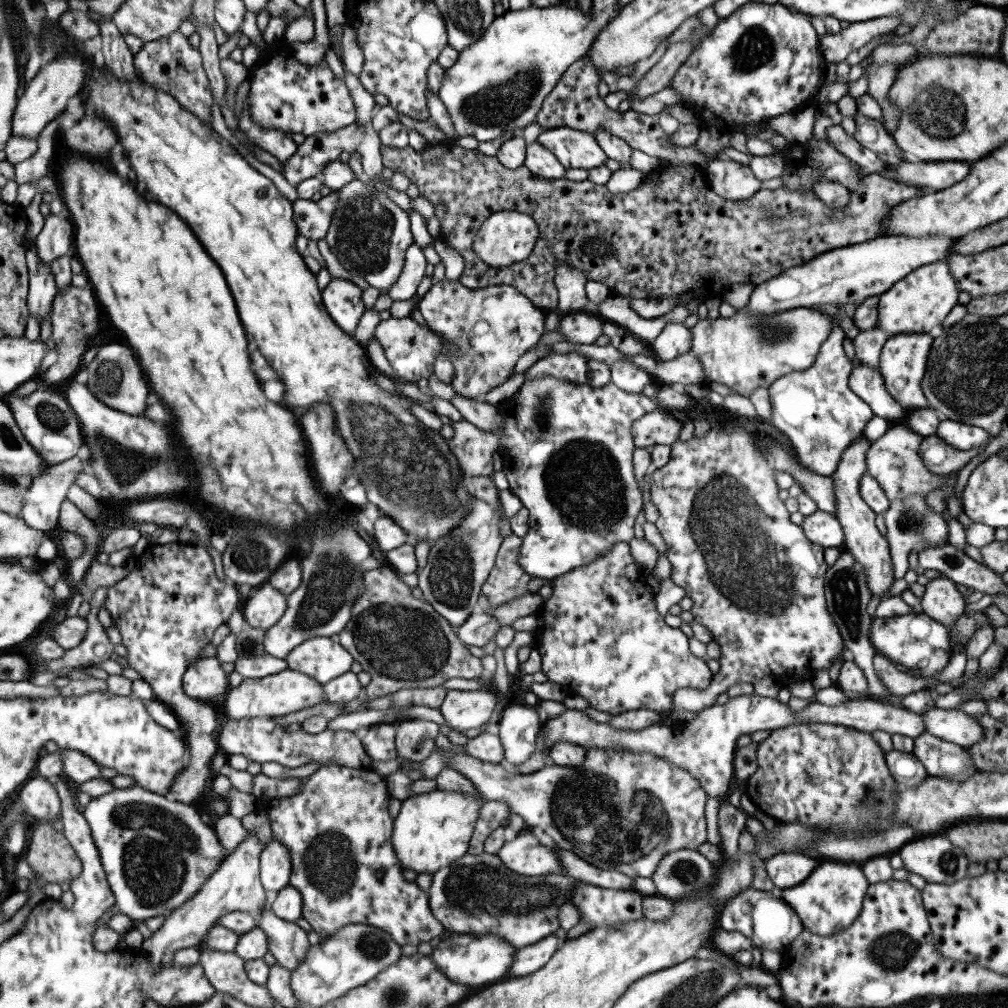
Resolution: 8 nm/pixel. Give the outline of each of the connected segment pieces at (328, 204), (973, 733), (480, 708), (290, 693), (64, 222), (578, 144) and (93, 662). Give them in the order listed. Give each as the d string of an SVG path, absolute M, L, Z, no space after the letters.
M337 190L331 191L316 202L299 198L291 202L297 234L303 235L307 240L325 238L337 206Z
M931 707L920 714L925 733L935 738L969 747L983 737L983 728L960 709Z
M449 690L439 705L439 714L449 728L464 732L486 723L498 700L498 693L491 690Z
M281 670L263 678L246 678L226 691L223 713L231 718L275 717L297 712L322 700L323 686L294 670Z
M47 214L33 242L39 262L50 264L73 249L73 230L65 214Z
M569 127L543 130L535 140L551 152L563 168L589 170L605 164L606 156L592 134Z
M97 587L91 592L90 614L84 619L87 629L81 643L63 651L63 657L57 659L36 662L36 671L57 672L61 668L78 668L79 666L99 666L100 662L109 659L113 652L113 644L107 640L104 628L96 618L99 607L105 600L105 587Z

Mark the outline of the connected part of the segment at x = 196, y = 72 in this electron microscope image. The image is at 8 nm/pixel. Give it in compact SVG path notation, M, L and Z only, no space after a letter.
M177 31L143 43L141 49L133 55L133 65L135 75L141 82L173 96L181 108L189 111L197 120L210 124L212 92L202 68L199 51L188 44L185 36Z

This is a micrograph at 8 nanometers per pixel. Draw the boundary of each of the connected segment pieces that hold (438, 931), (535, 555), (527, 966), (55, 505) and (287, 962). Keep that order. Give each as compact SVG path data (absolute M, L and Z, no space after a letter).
M326 765L311 776L301 778L299 793L281 798L267 798L267 808L265 805L258 808L262 799L256 802L255 811L268 818L272 838L282 842L289 851L288 884L301 895L301 917L321 939L348 924L374 926L389 934L389 938L399 946L417 946L427 941L435 943L446 935L441 922L437 922L429 910L426 892L419 889L415 882L406 882L401 876L402 868L391 846L393 818L388 813L388 801L392 796L387 790L385 777L369 768L355 770Z
M549 375L543 377L531 377L527 381L523 381L517 391L509 394L509 398L505 398L499 404L499 413L501 418L502 430L499 432L479 431L473 425L467 424L463 419L461 421L451 421L449 424L453 429L453 436L447 440L447 445L453 453L453 457L457 457L457 463L461 467L462 477L475 477L483 475L491 477L494 472L492 467L492 454L497 450L497 446L503 446L503 474L505 474L508 483L508 491L510 491L520 502L522 507L528 511L528 529L527 533L521 537L521 545L518 547L516 563L525 570L525 574L533 576L533 578L554 579L563 573L569 572L579 566L587 565L589 562L596 560L600 554L604 554L613 544L617 542L628 543L633 538L633 525L635 517L642 509L642 485L634 480L632 470L632 452L634 444L631 438L631 425L641 416L650 413L653 409L657 409L657 404L651 401L647 396L641 393L628 393L617 388L611 381L609 383L595 388L587 384L573 383L571 381L555 378Z
M549 935L532 945L515 949L513 963L508 969L507 977L521 977L536 972L549 961L551 954L561 945L555 935Z
M79 449L77 454L71 458L47 467L43 473L37 474L36 478L32 478L29 488L23 494L23 501L21 502L21 510L19 510L18 517L20 517L26 526L33 528L33 530L49 531L58 525L58 511L61 501L66 498L66 491L71 484L74 483L74 476L79 473L83 466L83 458L85 458L86 450Z
M265 891L265 905L259 911L256 926L259 926L267 938L267 950L277 964L292 972L309 949L307 933L294 922L285 921L273 914L269 908L277 892Z

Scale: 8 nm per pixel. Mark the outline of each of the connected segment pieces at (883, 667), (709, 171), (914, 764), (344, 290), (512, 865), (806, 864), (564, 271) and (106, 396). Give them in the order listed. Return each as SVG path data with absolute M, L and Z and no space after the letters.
M875 654L872 666L877 679L885 685L887 691L902 697L909 693L917 692L936 685L934 678L913 677L898 671L892 663L881 654Z
M726 156L714 158L705 167L707 184L722 199L739 202L747 200L760 189L748 165L734 161Z
M891 749L885 753L884 762L893 780L901 787L917 785L927 777L923 766L910 752Z
M331 279L320 291L325 311L343 332L351 334L357 328L357 321L365 309L361 293L353 282L343 279Z
M519 832L509 841L504 841L496 852L506 869L525 876L541 876L547 873L565 873L559 866L555 850L541 845L532 832Z
M773 854L763 863L766 875L775 890L791 888L803 882L819 861L803 854Z
M557 261L553 283L557 290L558 304L555 310L560 313L582 312L587 303L584 287L586 279L581 271L569 264Z
M119 339L105 342L98 347L95 357L85 365L87 380L85 386L99 402L105 406L112 407L125 414L133 416L143 416L143 410L147 408L147 394L149 394L149 384L143 378L143 372L137 358L132 350L129 350Z

